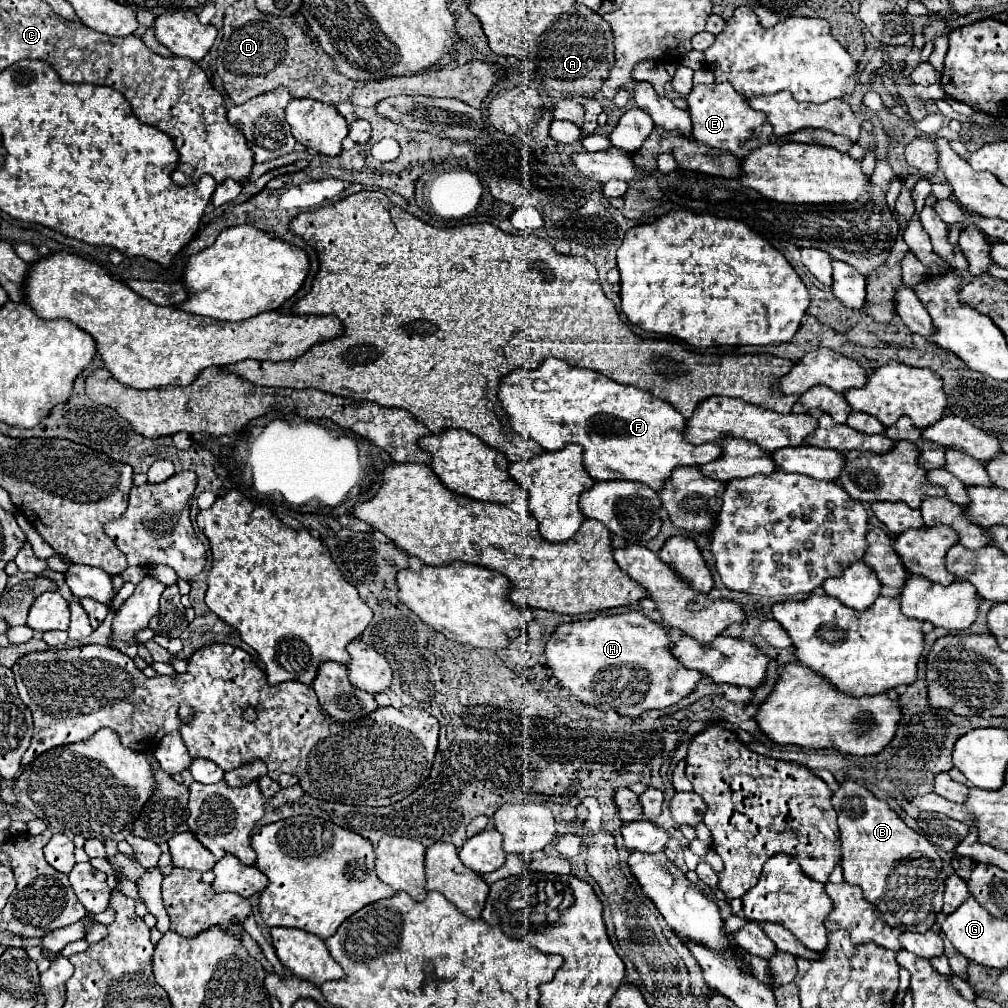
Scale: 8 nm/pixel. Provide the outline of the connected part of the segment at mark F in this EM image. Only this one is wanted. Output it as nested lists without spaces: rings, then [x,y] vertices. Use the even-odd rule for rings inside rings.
[[[546,357],[538,369],[512,369],[502,381],[498,383],[498,399],[502,409],[506,411],[512,427],[516,433],[534,439],[542,449],[556,451],[562,449],[566,443],[578,443],[584,447],[584,469],[596,481],[610,481],[610,479],[626,479],[644,483],[650,489],[658,491],[662,483],[670,477],[674,467],[682,465],[704,465],[720,457],[718,443],[702,443],[690,445],[682,439],[682,429],[686,419],[674,411],[666,401],[648,395],[648,391],[636,389],[632,385],[620,385],[596,371],[582,369],[568,365],[562,359]]]

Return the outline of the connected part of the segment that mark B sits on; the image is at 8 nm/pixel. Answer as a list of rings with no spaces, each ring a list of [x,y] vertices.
[[[846,781],[834,791],[832,805],[838,813],[844,881],[860,885],[864,897],[878,907],[888,925],[916,933],[930,931],[942,909],[946,879],[936,847],[910,829],[884,801],[854,781]]]

